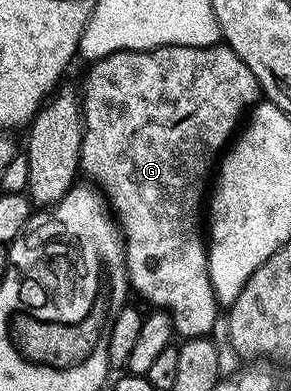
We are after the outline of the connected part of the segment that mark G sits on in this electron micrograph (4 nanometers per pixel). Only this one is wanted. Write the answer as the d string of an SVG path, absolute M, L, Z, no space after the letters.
M226 45L212 47L162 46L158 50L149 51L115 51L103 59L94 60L88 67L91 68L88 69L87 76L83 79L83 91L81 90L83 140L81 141L79 166L82 174L84 176L87 174L92 179L88 180L101 192L121 228L127 253L127 281L130 290L134 294L136 291L137 294L144 295L151 302L152 308L166 311L174 322L176 332L180 336L183 335L184 340L210 336L215 319L221 315L221 304L215 298L215 290L209 277L205 227L204 224L203 227L199 224L199 210L202 207L204 210L205 196L209 191L209 180L216 170L221 152L228 146L232 136L236 134L244 116L260 102L261 92L257 77L253 77L253 73L249 73L249 65L245 65L245 61L241 61L241 57L237 57L237 53L233 53Z

